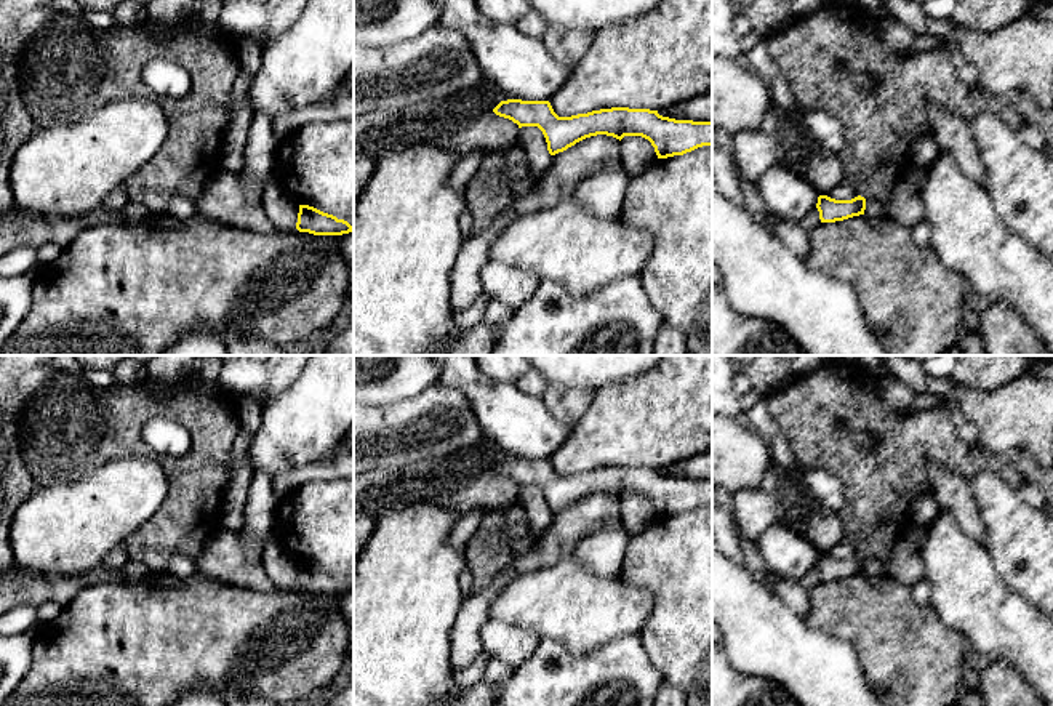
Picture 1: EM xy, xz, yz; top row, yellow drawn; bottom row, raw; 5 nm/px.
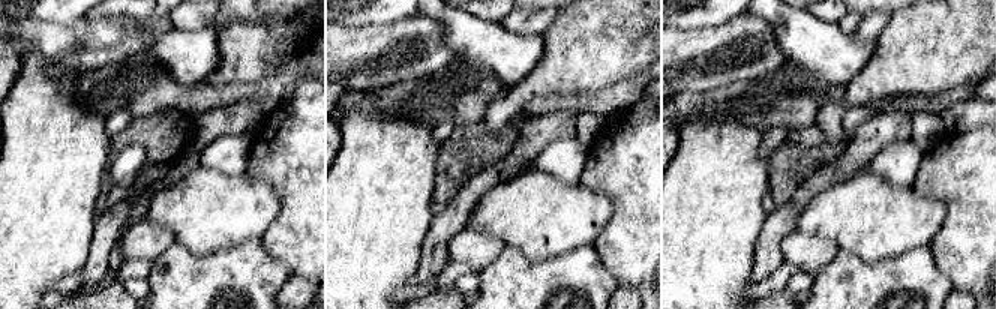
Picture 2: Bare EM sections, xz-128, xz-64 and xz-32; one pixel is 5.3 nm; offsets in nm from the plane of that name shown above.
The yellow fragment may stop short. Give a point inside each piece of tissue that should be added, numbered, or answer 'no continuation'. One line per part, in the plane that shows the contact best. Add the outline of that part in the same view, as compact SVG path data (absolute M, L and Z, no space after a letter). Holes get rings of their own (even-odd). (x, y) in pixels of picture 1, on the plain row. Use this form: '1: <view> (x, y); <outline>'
no continuation

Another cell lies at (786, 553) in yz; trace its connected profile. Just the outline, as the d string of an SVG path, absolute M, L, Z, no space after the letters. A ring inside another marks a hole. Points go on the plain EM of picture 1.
M773 523L757 541L759 554L768 570L781 578L802 581L816 565L818 549L799 532Z

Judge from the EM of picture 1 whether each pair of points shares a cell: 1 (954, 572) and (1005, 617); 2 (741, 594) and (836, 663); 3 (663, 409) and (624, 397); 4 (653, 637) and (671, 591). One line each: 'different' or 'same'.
1: same
2: same
3: same
4: same

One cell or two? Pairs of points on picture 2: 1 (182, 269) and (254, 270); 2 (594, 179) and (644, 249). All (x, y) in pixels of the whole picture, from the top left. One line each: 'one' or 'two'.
1: one
2: one

